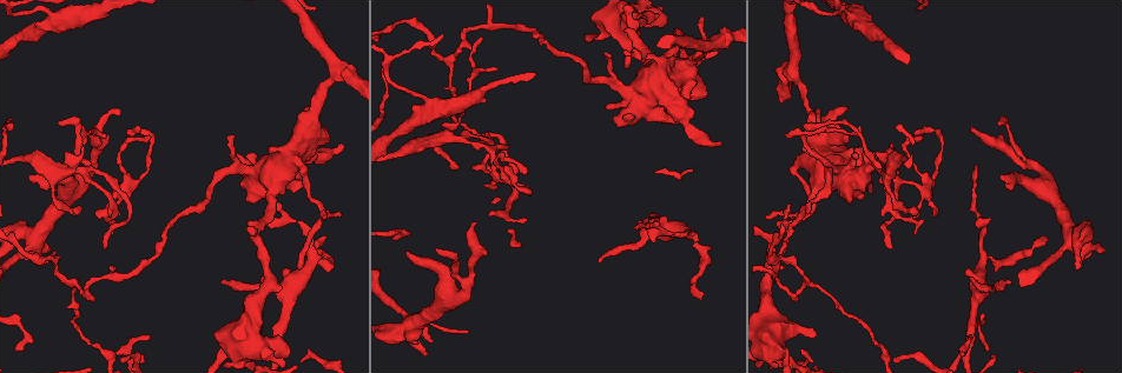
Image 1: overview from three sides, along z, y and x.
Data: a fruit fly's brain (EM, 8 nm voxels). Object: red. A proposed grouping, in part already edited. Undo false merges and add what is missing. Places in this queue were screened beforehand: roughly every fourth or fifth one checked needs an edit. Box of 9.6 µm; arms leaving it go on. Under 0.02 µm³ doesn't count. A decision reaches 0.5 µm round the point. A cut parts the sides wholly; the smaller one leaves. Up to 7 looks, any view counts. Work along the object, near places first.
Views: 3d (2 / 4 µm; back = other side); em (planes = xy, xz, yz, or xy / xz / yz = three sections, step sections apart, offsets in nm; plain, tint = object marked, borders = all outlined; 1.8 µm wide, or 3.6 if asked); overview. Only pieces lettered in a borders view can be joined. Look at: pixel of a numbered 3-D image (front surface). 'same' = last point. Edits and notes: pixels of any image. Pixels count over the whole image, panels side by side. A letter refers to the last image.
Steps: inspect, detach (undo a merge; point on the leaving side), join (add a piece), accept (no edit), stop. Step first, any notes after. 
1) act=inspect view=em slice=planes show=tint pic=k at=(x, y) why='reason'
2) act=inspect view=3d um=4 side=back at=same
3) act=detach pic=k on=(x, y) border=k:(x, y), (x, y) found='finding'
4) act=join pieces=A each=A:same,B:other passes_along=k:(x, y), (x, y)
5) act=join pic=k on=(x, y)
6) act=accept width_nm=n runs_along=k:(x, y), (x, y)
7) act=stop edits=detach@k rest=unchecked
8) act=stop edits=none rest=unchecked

act=inspect view=em slice=planes show=borders pic=1 at=(65, 170) why='thick turns thin'

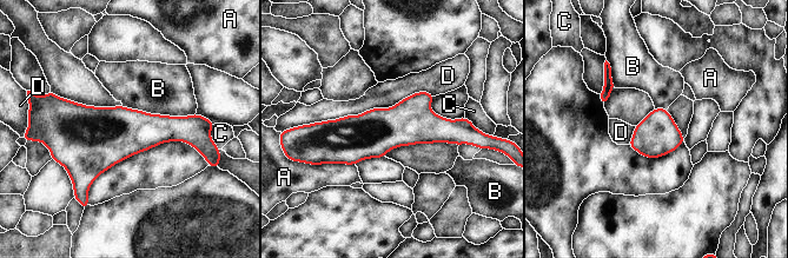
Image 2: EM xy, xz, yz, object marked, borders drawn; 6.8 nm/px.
act=accept width_nm=280 each=A:other,B:other,C:other,D:other runs_along=2:(463, 121), (456, 128), (322, 133) found='all the same cell'

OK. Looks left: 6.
act=inspect view=3d um=4 pic=1 at=(610, 106) why='branch stops here'

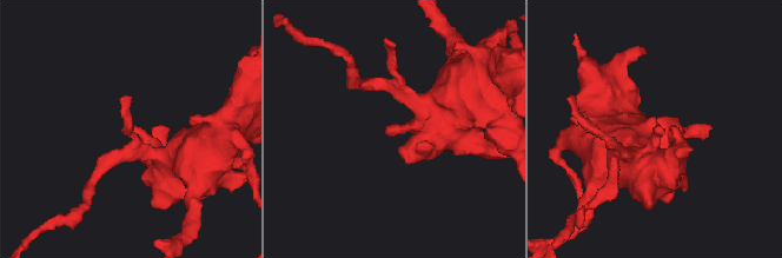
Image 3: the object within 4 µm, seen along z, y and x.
act=inspect view=em slice=planes show=borders pic=3 at=(662, 133)

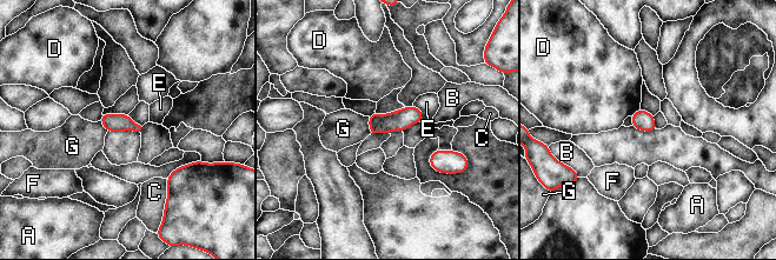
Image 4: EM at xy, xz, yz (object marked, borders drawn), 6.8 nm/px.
act=accept width_nm=130 longest_contact=C:140nm each=A:other,B:other,C:other,D:other,E:other,F:other,G:other found='no lettered piece goes on from it'

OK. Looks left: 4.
act=inspect view=em slice=yz step=16 show=tint pic=1 at=(782, 266) why='thin end'

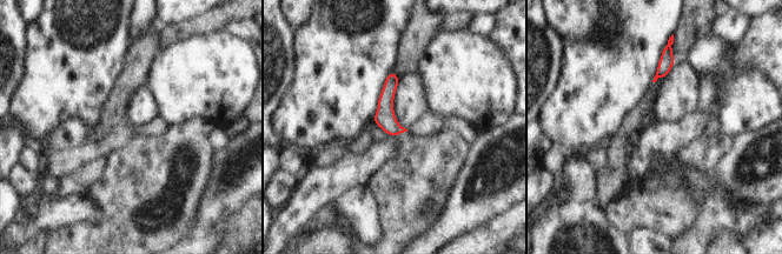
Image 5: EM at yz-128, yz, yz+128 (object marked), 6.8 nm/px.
act=inspect view=em slice=planes show=borders at=same why='cut it another way'

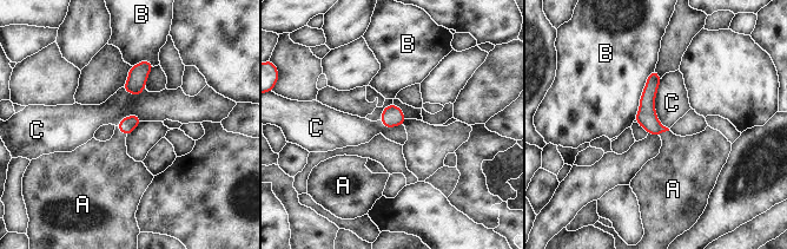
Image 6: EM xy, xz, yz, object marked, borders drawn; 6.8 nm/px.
act=join pieces=A each=A:same,B:other,C:other found='the cell continues'

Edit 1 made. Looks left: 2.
act=stop edits=join@6 rest=unchecked

